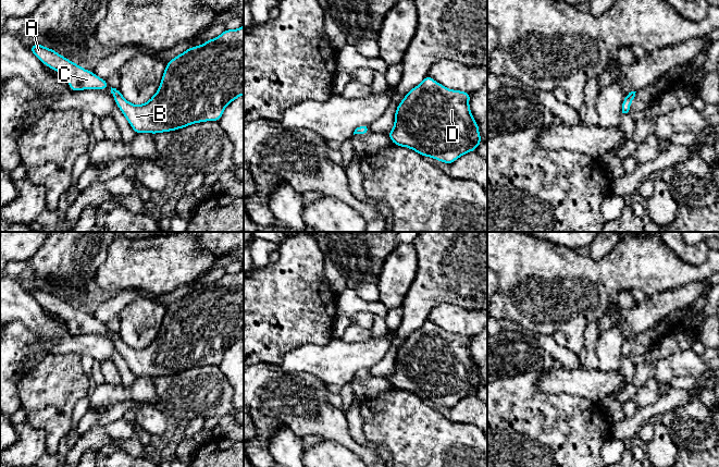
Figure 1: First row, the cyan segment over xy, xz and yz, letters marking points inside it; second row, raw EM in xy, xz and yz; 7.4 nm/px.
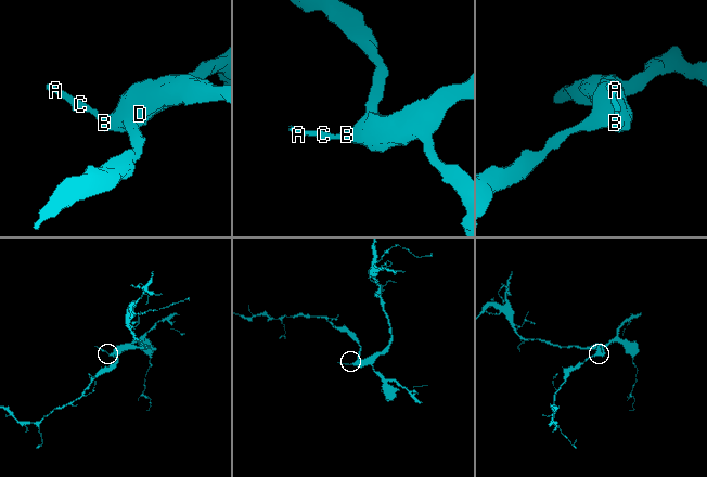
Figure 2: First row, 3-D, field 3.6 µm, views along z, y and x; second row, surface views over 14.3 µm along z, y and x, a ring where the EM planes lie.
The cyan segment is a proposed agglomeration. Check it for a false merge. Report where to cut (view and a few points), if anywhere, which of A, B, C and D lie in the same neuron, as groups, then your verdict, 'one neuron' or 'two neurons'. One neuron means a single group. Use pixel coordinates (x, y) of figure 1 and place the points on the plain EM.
no cut | A B C D | one neuron

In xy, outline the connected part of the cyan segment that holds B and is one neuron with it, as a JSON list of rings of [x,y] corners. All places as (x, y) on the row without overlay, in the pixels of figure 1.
[[[244,269],[238,273],[226,273],[220,280],[170,304],[158,335],[140,349],[125,344],[120,333],[110,332],[116,349],[136,378],[157,378],[194,367],[219,366],[226,349],[244,339]]]

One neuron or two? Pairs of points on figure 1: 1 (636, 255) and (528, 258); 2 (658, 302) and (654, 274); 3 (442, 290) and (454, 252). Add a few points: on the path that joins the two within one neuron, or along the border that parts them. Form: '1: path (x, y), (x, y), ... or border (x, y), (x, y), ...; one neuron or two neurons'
1: path (609, 269), (555, 269); one neuron
2: border (682, 285), (647, 296); two neurons
3: path (442, 280), (454, 267), (454, 261); one neuron

